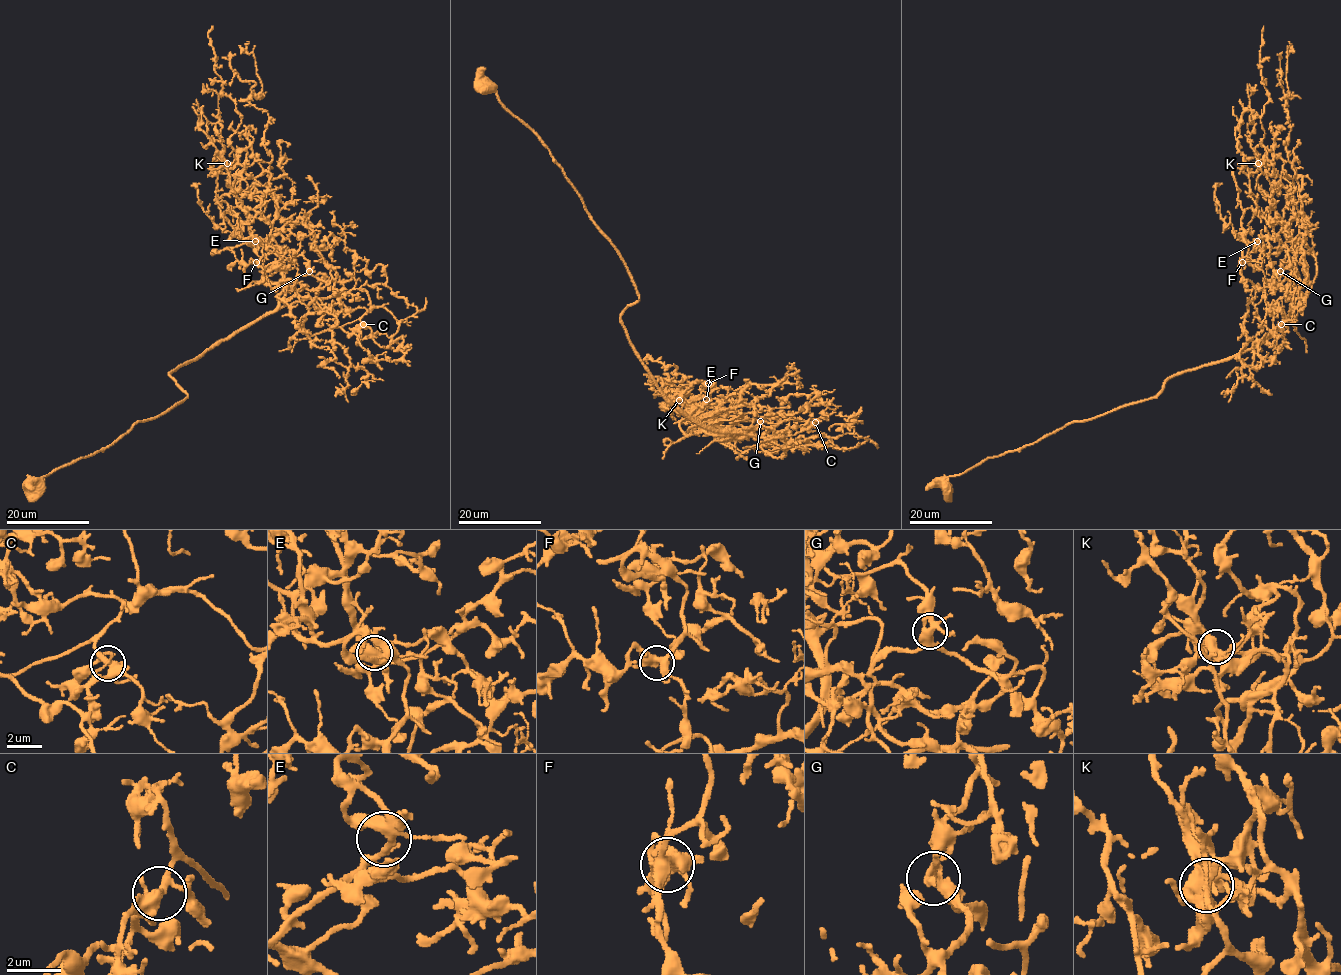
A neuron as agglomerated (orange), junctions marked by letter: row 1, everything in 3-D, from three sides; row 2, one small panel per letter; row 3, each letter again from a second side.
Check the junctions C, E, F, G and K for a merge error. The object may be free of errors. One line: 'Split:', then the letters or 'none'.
Split: none

